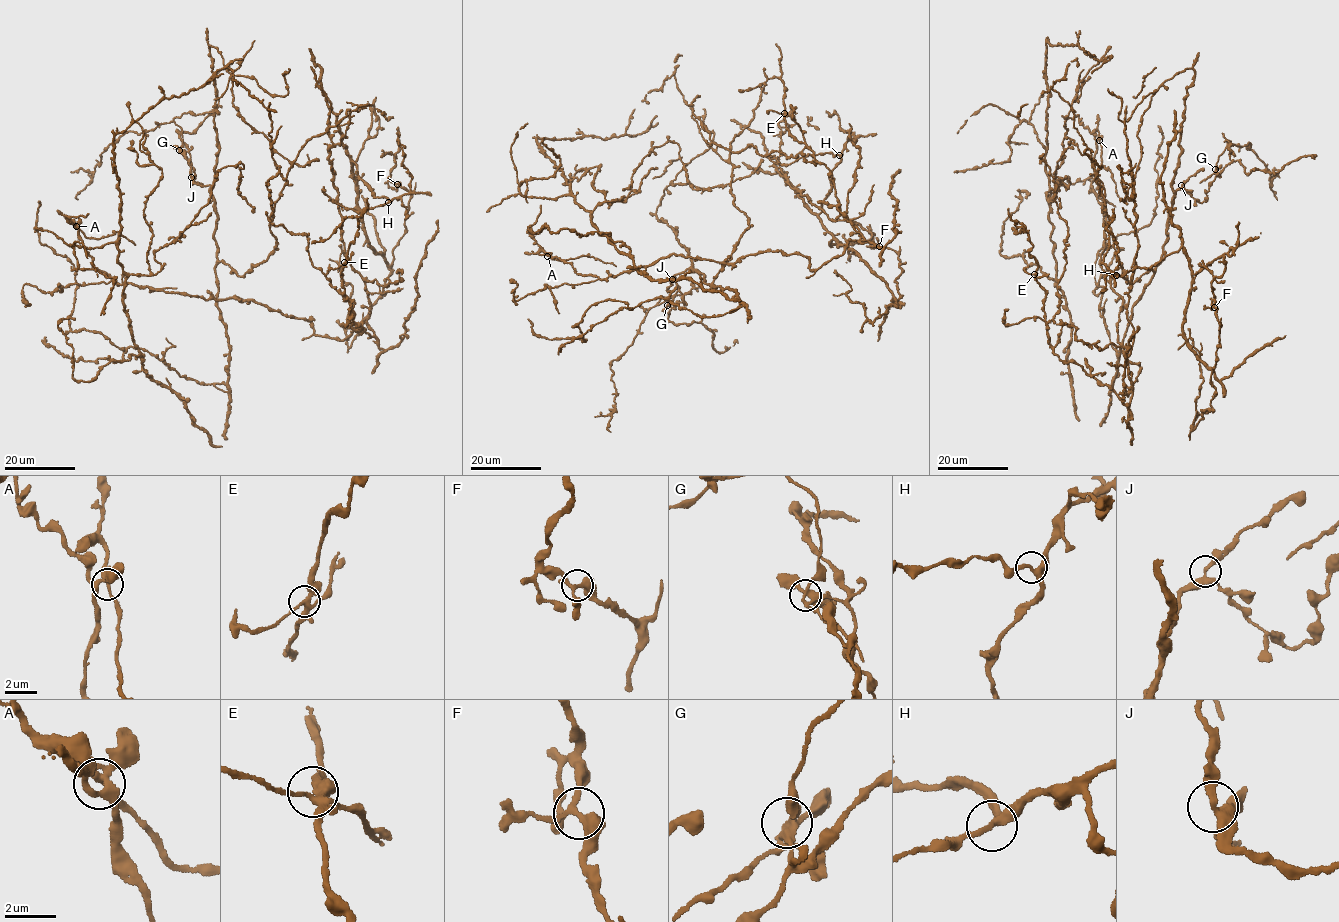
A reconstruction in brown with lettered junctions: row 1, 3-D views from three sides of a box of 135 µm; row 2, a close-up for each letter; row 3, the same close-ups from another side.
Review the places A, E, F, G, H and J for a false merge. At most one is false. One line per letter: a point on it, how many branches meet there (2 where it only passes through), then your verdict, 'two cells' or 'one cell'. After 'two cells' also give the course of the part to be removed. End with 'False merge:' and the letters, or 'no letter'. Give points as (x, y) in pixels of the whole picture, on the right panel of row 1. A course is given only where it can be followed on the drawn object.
A: (1099, 140) | 5 | one cell
E: (1034, 274) | 4 | one cell
F: (1214, 307) | 3 | one cell
G: (1215, 169) | 4 | two cells | (1215, 169), (1228, 141), (1242, 146), (1250, 143), (1247, 148), (1270, 173), (1270, 190), (1277, 200)
H: (1116, 275) | 3 | one cell
J: (1181, 185) | 4 | one cell
False merge: G

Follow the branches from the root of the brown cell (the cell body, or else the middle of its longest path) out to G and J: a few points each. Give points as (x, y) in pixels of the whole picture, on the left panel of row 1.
G: (217, 152), (214, 183), (202, 186), (191, 178), (192, 184), (190, 156), (179, 150)
J: (217, 152), (213, 184), (196, 185), (191, 177)

